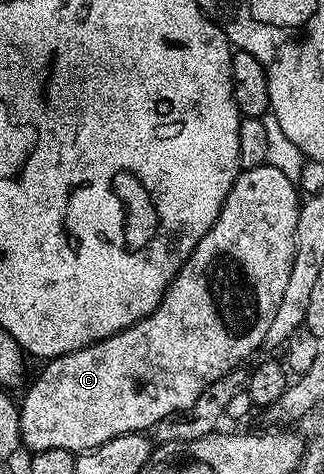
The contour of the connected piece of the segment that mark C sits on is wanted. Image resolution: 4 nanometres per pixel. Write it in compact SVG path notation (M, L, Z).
M268 164L264 166L260 166L259 168L251 168L250 170L242 170L240 174L238 174L237 179L235 180L235 184L231 188L231 192L227 192L227 200L225 201L225 207L219 212L219 216L215 220L215 224L208 232L203 236L203 240L199 240L199 244L194 248L192 252L189 254L189 259L185 261L185 263L179 268L179 272L173 278L173 281L170 282L169 287L167 288L167 292L163 296L163 300L159 303L156 308L149 313L143 320L139 320L135 323L134 326L128 326L125 330L121 330L115 336L111 336L107 340L99 340L95 344L91 344L87 348L79 348L75 352L67 352L63 356L59 356L58 358L48 359L44 363L45 366L41 370L41 375L38 376L37 379L34 380L33 383L29 386L29 391L25 394L25 399L20 399L19 409L21 415L19 416L19 428L21 429L21 445L29 452L36 452L38 450L50 450L51 448L63 448L64 450L71 450L74 452L84 452L86 450L94 450L95 448L99 448L103 444L107 444L111 440L115 440L119 436L123 436L124 434L139 434L142 432L152 431L153 427L157 425L159 420L163 420L164 418L170 418L173 414L179 414L186 410L193 409L195 403L199 400L199 396L206 390L215 380L219 380L226 374L227 372L231 372L232 370L238 369L242 365L241 361L244 358L249 358L253 353L256 352L257 349L262 349L265 346L265 337L267 336L267 328L271 328L271 320L275 320L275 312L279 309L279 300L283 300L283 292L287 288L287 279L291 277L291 264L295 260L295 228L299 224L299 212L301 211L302 199L300 197L297 198L297 194L299 195L298 187L295 185L295 182L289 179L287 176L283 174L283 172L279 172L278 168L271 167Z

